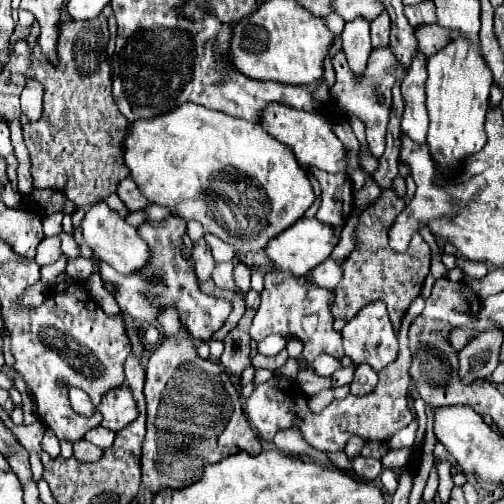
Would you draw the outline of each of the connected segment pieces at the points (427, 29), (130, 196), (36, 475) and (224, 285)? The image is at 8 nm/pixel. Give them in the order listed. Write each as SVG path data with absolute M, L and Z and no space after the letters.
M434 24L434 26L420 26L416 28L416 38L418 38L418 46L424 52L426 58L430 58L432 54L436 54L438 50L442 50L444 46L448 46L448 42L456 40L459 36L457 31L444 30L442 26Z
M124 178L118 184L118 196L120 200L128 206L128 210L144 210L146 206L150 206L150 202L140 194L140 190L136 190L136 182L132 182L132 178Z
M29 452L29 460L34 481L38 483L41 480L42 474L44 472L43 464L35 452Z
M216 262L212 280L218 288L222 288L222 290L234 290L236 288L234 278L232 278L232 268L234 268L232 262Z

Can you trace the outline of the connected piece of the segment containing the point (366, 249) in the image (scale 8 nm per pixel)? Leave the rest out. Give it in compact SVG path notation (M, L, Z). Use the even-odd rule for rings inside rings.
M386 190L380 194L380 198L374 204L370 204L360 214L358 224L356 224L356 238L358 238L356 248L342 262L342 280L340 280L340 286L336 286L336 290L334 290L334 304L330 308L334 318L350 320L368 302L382 300L382 302L386 302L388 316L398 334L398 328L400 328L400 322L404 318L408 304L420 294L422 282L430 272L430 256L432 256L430 246L424 242L424 238L420 234L412 236L408 252L404 252L404 254L394 252L388 246L388 240L382 238L382 232L390 230L390 226L394 224L396 216L402 212L404 206L406 206L406 202L402 198L398 198L394 192Z

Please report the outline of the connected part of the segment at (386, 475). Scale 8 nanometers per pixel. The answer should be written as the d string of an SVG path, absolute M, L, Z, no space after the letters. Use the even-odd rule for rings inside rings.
M382 470L382 474L380 474L380 480L382 480L382 484L384 484L384 488L388 490L388 494L394 494L396 492L396 486L398 486L398 474L394 472L394 470Z

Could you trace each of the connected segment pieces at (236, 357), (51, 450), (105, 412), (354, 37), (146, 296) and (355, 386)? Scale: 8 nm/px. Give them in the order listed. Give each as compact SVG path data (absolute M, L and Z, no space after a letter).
M250 290L246 294L246 312L238 326L224 338L224 354L220 358L220 364L232 372L234 376L240 376L240 372L250 366L250 324L260 306L260 294Z
M46 430L40 446L42 446L42 450L44 450L50 458L58 458L58 454L60 454L60 442L58 442L56 434L52 434L52 430Z
M126 384L108 390L104 394L98 410L104 416L102 426L108 430L114 430L114 432L126 428L130 422L134 422L134 418L138 418L138 404L132 398L132 392L128 390Z
M356 18L354 22L346 22L342 32L342 50L346 54L348 66L356 78L364 76L370 46L370 22L364 18Z
M170 216L158 224L148 220L138 228L138 232L152 250L150 252L152 262L148 264L148 268L144 268L140 274L134 274L134 276L122 276L116 270L108 268L108 264L100 266L102 278L118 284L114 298L116 298L120 310L128 312L134 320L138 320L142 324L154 324L156 312L162 306L174 306L180 314L180 320L186 324L188 332L194 338L208 342L212 338L212 334L216 330L220 330L222 324L226 322L226 318L230 316L232 302L228 302L226 298L208 296L198 288L198 280L196 280L192 266L182 258L182 234L186 232L186 222L176 216Z
M360 364L356 368L356 376L354 376L352 384L350 384L350 394L354 394L354 396L370 394L370 390L376 386L376 382L378 382L376 372L368 364Z

